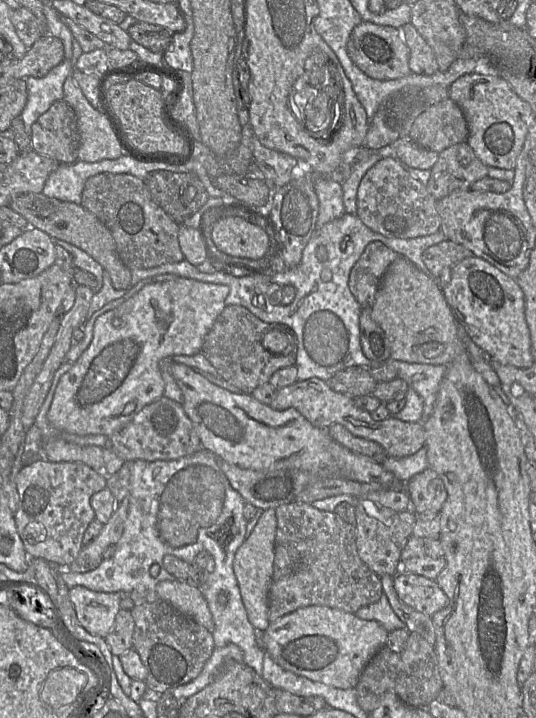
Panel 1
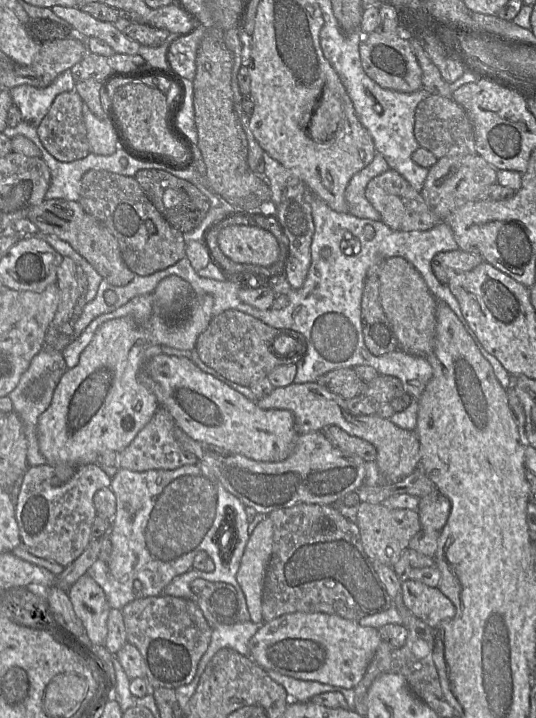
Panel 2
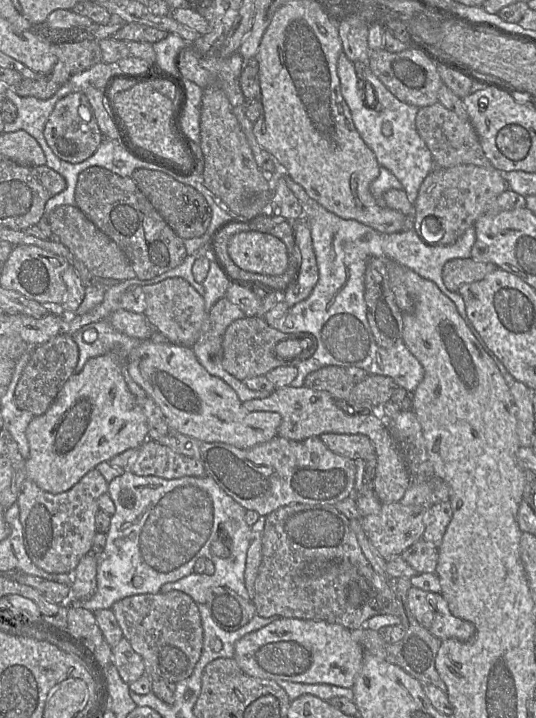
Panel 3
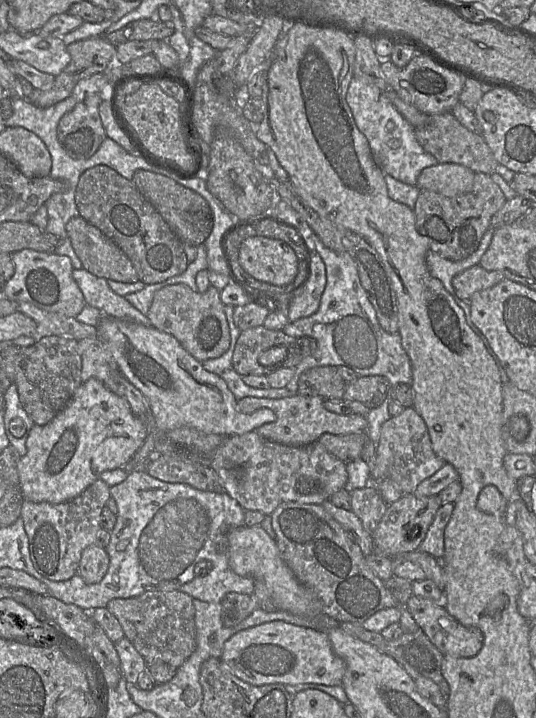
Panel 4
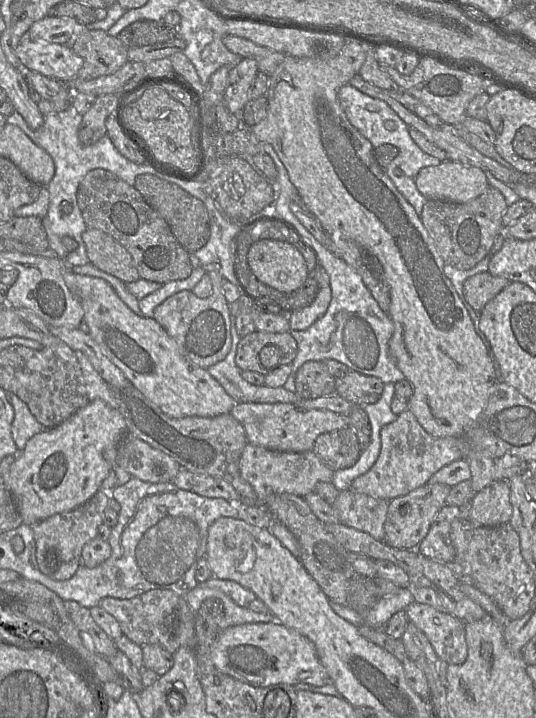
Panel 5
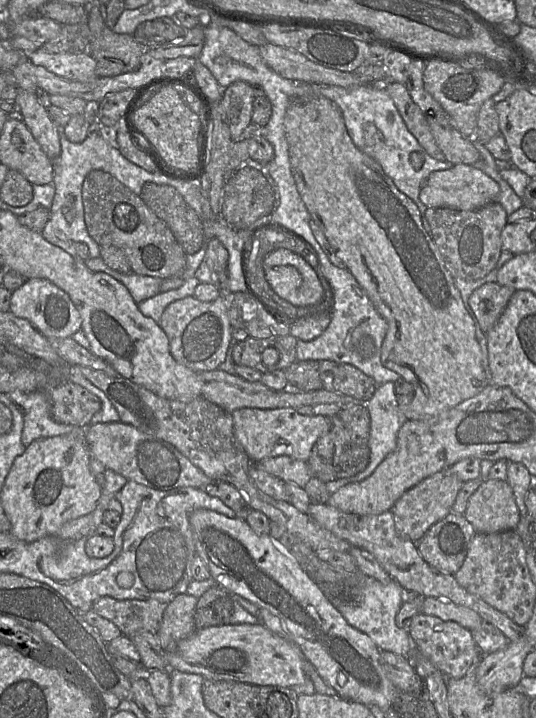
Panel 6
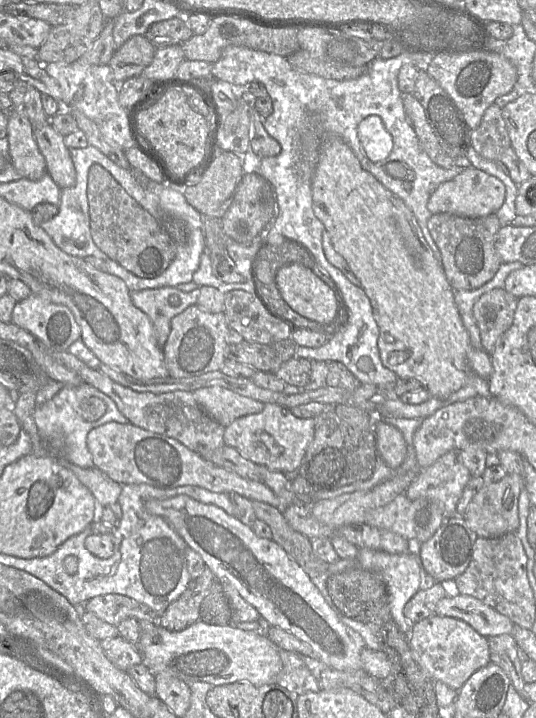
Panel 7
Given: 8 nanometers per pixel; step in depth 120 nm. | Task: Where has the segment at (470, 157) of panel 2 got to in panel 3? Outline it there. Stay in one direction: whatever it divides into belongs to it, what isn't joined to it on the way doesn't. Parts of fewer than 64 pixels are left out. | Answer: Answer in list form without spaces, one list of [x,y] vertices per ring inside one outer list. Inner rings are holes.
[[[470,164],[434,168],[420,185],[411,228],[428,245],[452,245],[483,215],[487,203],[507,189],[507,181],[495,168]]]

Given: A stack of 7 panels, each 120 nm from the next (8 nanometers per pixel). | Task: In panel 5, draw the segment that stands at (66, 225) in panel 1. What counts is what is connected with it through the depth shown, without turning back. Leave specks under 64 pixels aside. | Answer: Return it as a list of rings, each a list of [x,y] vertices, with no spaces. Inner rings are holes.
[[[87,228],[82,239],[89,263],[96,268],[125,283],[140,279],[129,252],[109,234],[95,228]]]

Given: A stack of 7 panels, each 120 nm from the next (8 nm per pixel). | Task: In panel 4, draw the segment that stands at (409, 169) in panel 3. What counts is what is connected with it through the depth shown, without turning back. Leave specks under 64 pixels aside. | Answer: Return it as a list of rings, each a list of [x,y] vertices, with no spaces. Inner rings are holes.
[[[353,77],[347,88],[345,100],[357,128],[369,143],[376,164],[384,173],[389,197],[413,209],[420,193],[416,186],[417,178],[424,168],[437,165],[437,159],[420,146],[415,137],[415,128],[376,85]],[[389,121],[394,123],[391,132],[386,130]]]

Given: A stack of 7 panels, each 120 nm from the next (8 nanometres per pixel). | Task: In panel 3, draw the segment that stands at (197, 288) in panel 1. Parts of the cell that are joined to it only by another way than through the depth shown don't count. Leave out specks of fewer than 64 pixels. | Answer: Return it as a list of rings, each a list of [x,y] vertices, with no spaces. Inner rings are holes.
[[[111,351],[105,355],[90,358],[84,365],[83,369],[79,373],[74,373],[64,384],[56,399],[49,407],[49,409],[40,416],[34,416],[26,429],[26,437],[29,443],[30,454],[26,460],[26,477],[33,481],[42,490],[59,494],[70,490],[75,484],[77,484],[83,476],[89,471],[96,468],[101,462],[111,460],[113,457],[127,451],[132,448],[139,448],[149,438],[148,421],[137,404],[136,397],[129,391],[127,384],[123,377],[123,363],[121,357],[116,351]]]

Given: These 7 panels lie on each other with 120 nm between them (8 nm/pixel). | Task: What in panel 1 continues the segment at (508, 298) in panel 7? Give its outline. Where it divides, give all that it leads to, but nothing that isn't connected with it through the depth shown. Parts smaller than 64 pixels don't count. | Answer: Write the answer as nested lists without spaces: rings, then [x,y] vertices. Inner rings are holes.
[[[444,240],[427,248],[422,253],[422,260],[432,276],[438,278],[444,269],[449,269],[470,256],[473,254],[460,244]]]

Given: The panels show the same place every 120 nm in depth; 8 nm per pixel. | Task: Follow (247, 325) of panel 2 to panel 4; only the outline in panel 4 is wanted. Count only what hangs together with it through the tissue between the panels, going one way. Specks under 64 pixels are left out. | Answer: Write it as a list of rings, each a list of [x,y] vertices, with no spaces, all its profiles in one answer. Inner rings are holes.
[[[260,325],[240,332],[232,356],[232,366],[241,376],[267,376],[277,370],[278,364],[289,361],[295,350],[300,355],[300,343],[294,337],[286,335],[283,330],[269,330]],[[273,346],[286,347],[286,359],[272,366],[260,365],[260,353]]]

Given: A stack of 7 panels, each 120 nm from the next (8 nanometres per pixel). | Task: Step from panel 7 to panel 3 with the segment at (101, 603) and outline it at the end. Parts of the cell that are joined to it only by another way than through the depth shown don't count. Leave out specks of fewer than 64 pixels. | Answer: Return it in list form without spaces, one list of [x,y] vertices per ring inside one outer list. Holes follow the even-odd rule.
[[[140,594],[117,601],[111,609],[124,637],[142,657],[150,679],[177,683],[191,676],[202,654],[204,633],[198,606],[188,594]]]

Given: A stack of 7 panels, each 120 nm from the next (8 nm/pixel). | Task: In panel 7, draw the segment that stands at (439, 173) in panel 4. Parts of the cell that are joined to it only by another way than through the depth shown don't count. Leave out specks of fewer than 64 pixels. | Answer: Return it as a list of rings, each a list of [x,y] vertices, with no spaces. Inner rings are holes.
[[[467,167],[453,179],[440,184],[430,195],[427,208],[432,214],[450,213],[479,218],[496,213],[503,205],[506,187],[502,181],[474,167]]]

